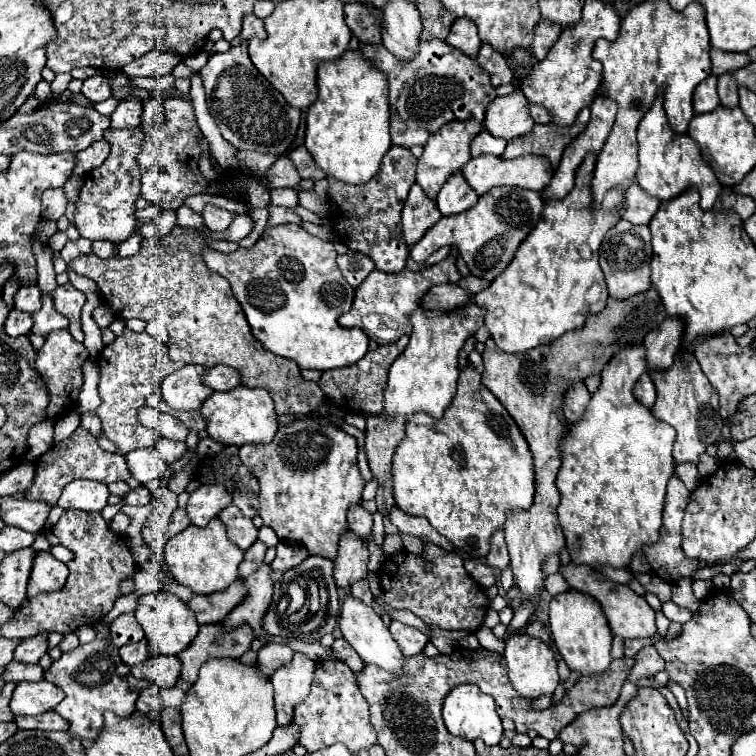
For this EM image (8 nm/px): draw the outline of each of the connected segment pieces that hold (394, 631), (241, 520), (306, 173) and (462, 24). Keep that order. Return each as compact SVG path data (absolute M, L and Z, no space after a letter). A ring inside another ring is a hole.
M391 621L389 631L391 631L391 637L397 641L397 645L399 645L399 649L401 649L401 653L405 657L421 653L425 643L429 641L429 637L423 635L419 629L407 627L407 625L399 623L399 621Z
M229 505L225 507L221 513L219 513L219 519L227 525L227 533L229 533L229 539L239 547L239 549L249 549L255 539L257 539L257 527L253 525L251 519L243 517L239 513L239 507L235 505Z
M305 145L301 147L295 147L291 153L289 153L289 159L295 163L299 175L303 179L313 179L313 181L319 181L319 179L325 179L327 175L323 173L323 169L319 169L319 165L315 163L315 159L311 157L311 153L305 149Z
M459 17L453 27L451 27L451 33L447 37L447 43L461 49L467 57L475 59L477 57L477 51L481 47L481 39L477 35L477 27L475 23L469 19L469 17Z

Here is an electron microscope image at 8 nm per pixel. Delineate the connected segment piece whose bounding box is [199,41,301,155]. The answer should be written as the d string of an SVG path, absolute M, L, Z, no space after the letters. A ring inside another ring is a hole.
M241 41L237 47L231 47L225 53L209 55L207 65L199 71L209 111L221 131L221 135L235 149L263 151L281 155L289 149L297 127L301 111L287 105L283 95L273 89L273 85L257 73L257 67L251 63L247 53L247 41Z

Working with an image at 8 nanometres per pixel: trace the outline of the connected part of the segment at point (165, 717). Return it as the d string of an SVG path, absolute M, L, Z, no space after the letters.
M161 709L161 727L165 731L165 737L169 741L171 747L181 745L183 739L183 731L181 731L181 715L177 709Z

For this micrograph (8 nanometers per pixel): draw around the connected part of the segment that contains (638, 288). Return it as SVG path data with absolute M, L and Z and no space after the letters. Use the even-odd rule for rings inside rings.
M619 221L613 229L607 231L601 249L599 265L605 271L605 283L609 295L615 299L629 299L637 293L643 293L651 287L651 233L647 225L633 225L629 221Z

